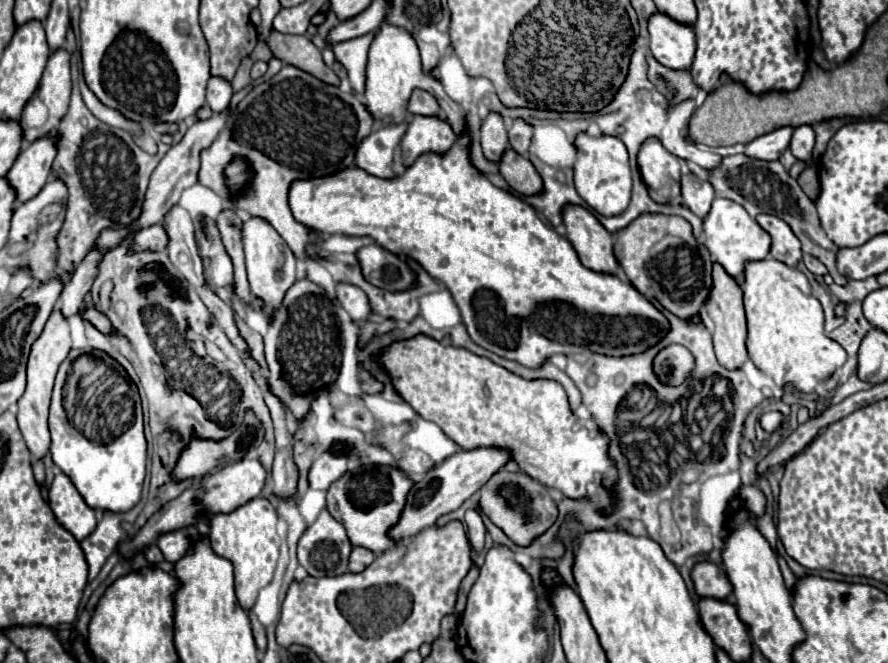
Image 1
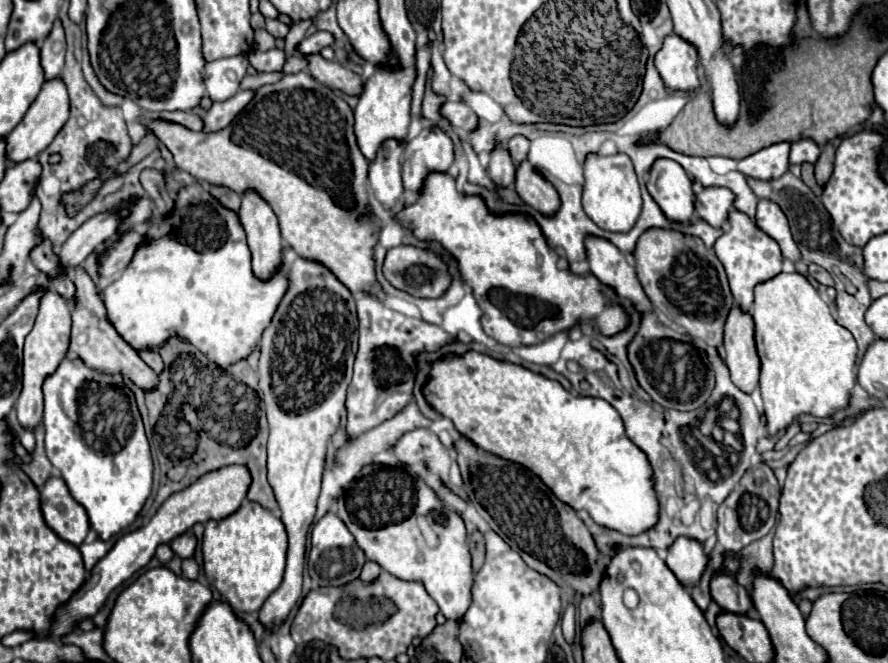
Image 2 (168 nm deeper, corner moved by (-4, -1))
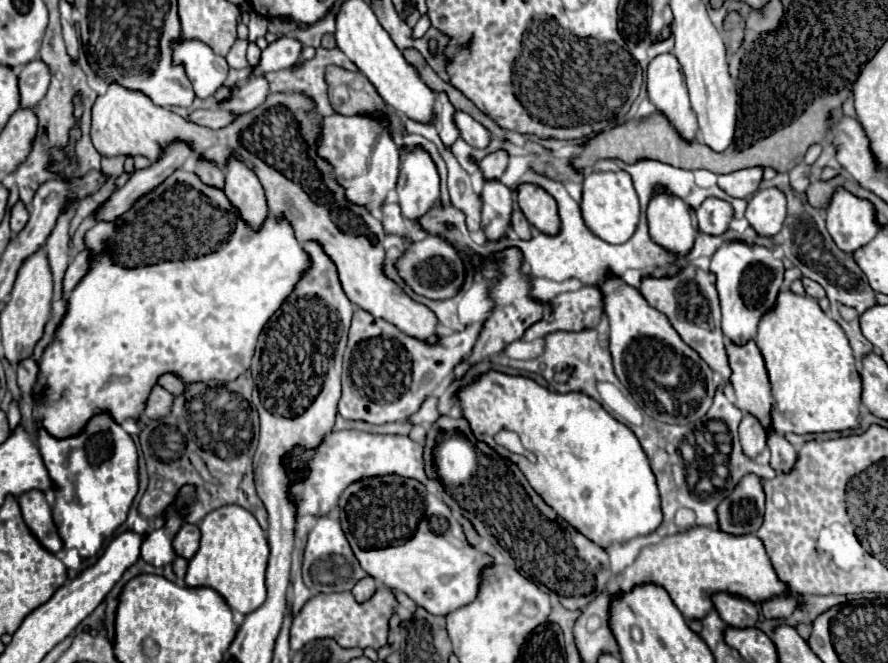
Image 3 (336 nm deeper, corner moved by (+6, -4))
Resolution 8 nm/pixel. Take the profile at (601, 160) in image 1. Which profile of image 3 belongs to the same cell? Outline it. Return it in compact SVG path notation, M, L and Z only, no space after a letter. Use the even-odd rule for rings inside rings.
M590 172L584 176L582 182L582 202L580 202L584 224L590 228L590 232L610 244L622 244L626 242L638 224L640 206L638 196L632 188L630 174L620 172Z

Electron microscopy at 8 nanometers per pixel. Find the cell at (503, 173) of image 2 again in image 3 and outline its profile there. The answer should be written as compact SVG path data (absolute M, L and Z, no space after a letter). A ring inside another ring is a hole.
M486 180L482 188L482 230L488 240L498 240L510 226L512 212L512 190L500 180Z

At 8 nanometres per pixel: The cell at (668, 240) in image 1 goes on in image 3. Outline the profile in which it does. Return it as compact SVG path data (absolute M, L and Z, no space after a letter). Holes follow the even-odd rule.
M686 264L674 276L660 276L660 278L654 278L650 274L642 276L638 290L652 308L660 310L670 320L674 330L690 348L694 348L712 370L720 372L724 380L728 380L730 366L726 360L724 334L720 328L720 302L716 292L716 276L698 266Z

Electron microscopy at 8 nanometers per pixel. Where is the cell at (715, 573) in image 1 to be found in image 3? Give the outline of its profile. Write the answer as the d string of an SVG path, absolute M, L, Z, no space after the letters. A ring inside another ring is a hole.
M718 592L712 596L712 604L716 608L716 612L720 614L720 618L734 628L750 628L756 624L758 620L758 610L756 606L740 596L734 594L726 594L726 592Z

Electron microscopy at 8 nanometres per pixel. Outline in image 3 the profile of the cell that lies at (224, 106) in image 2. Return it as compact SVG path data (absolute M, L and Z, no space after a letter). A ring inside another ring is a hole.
M264 76L250 78L246 84L238 86L234 94L222 102L216 102L216 108L222 108L230 114L246 114L254 110L268 96L268 82Z

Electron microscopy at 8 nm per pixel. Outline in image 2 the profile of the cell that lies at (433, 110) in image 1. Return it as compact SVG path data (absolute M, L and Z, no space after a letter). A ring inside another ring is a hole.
M446 101L442 105L442 115L450 121L454 129L464 129L468 133L472 133L472 129L476 129L478 125L478 115L466 103L460 101Z

